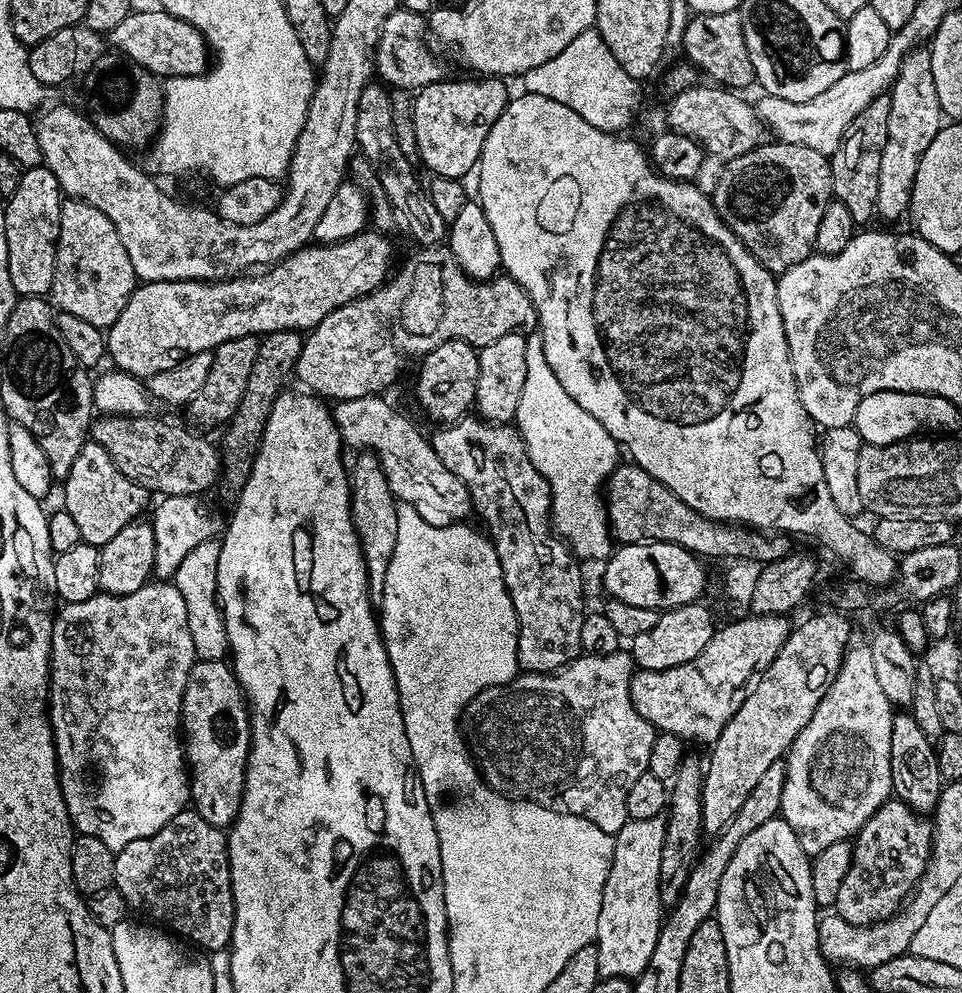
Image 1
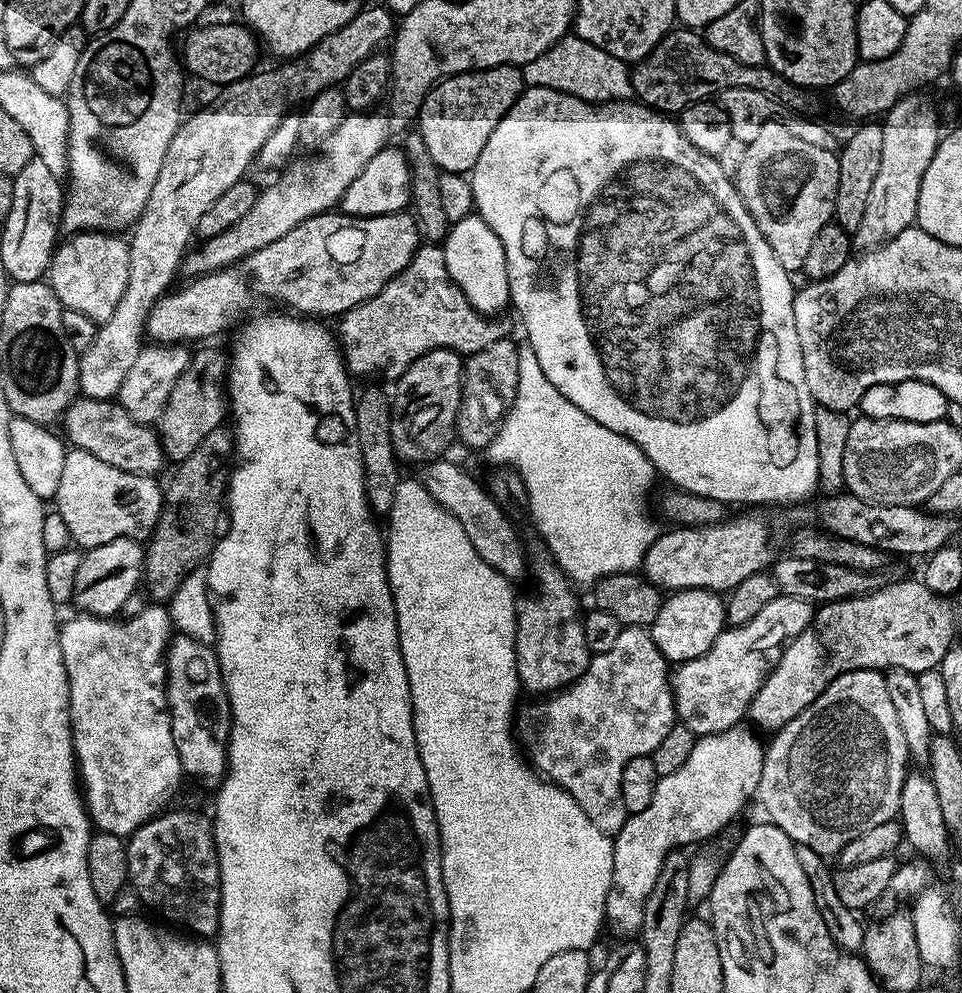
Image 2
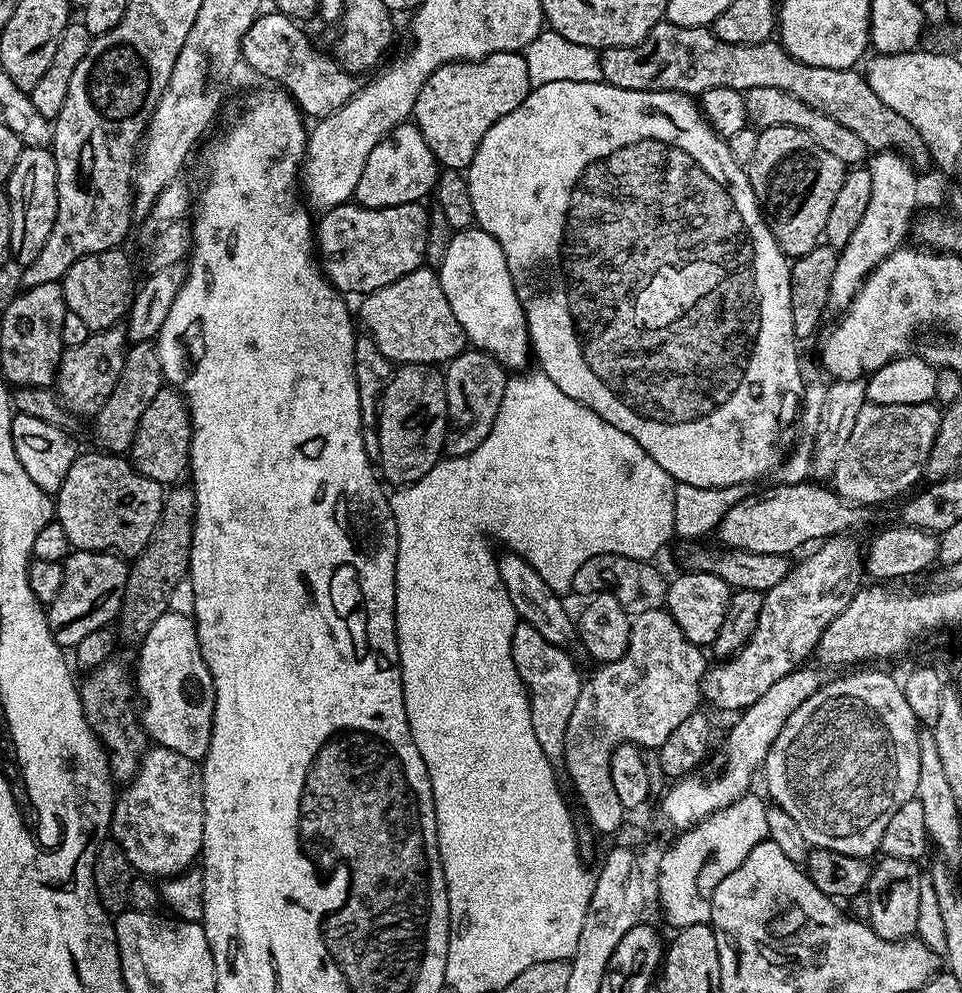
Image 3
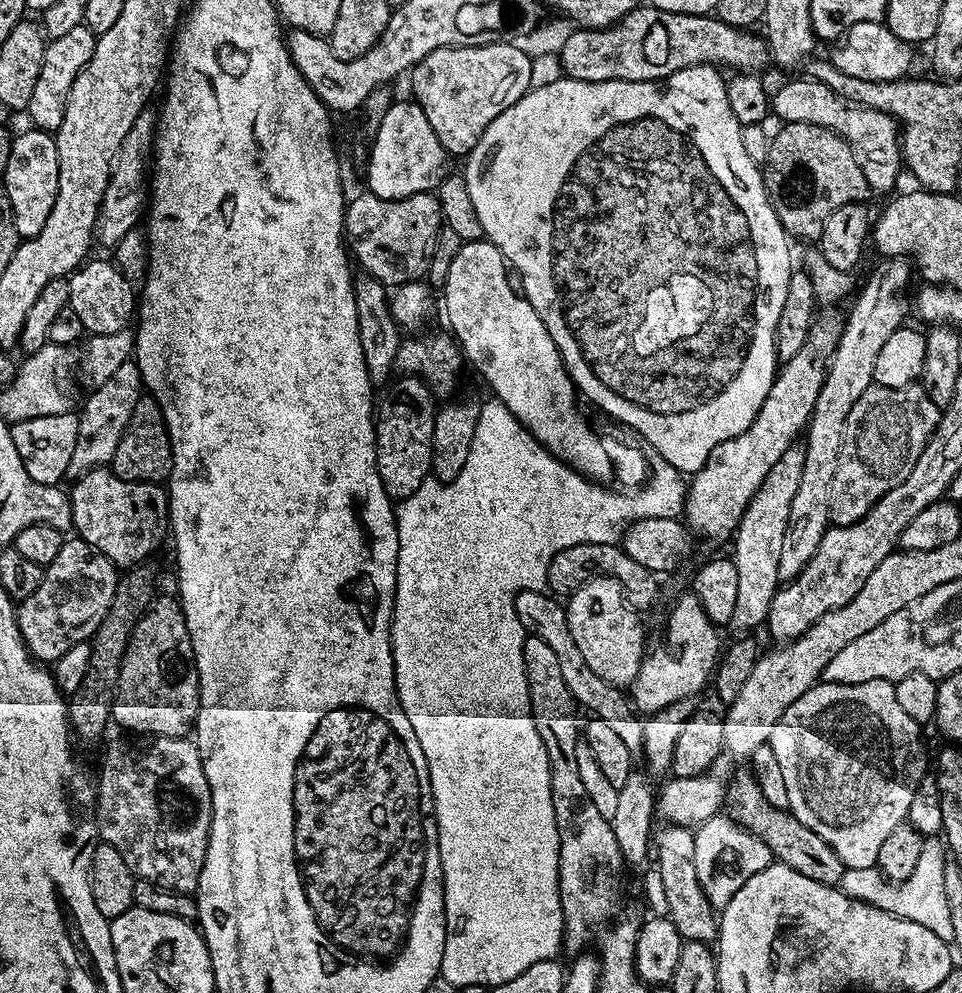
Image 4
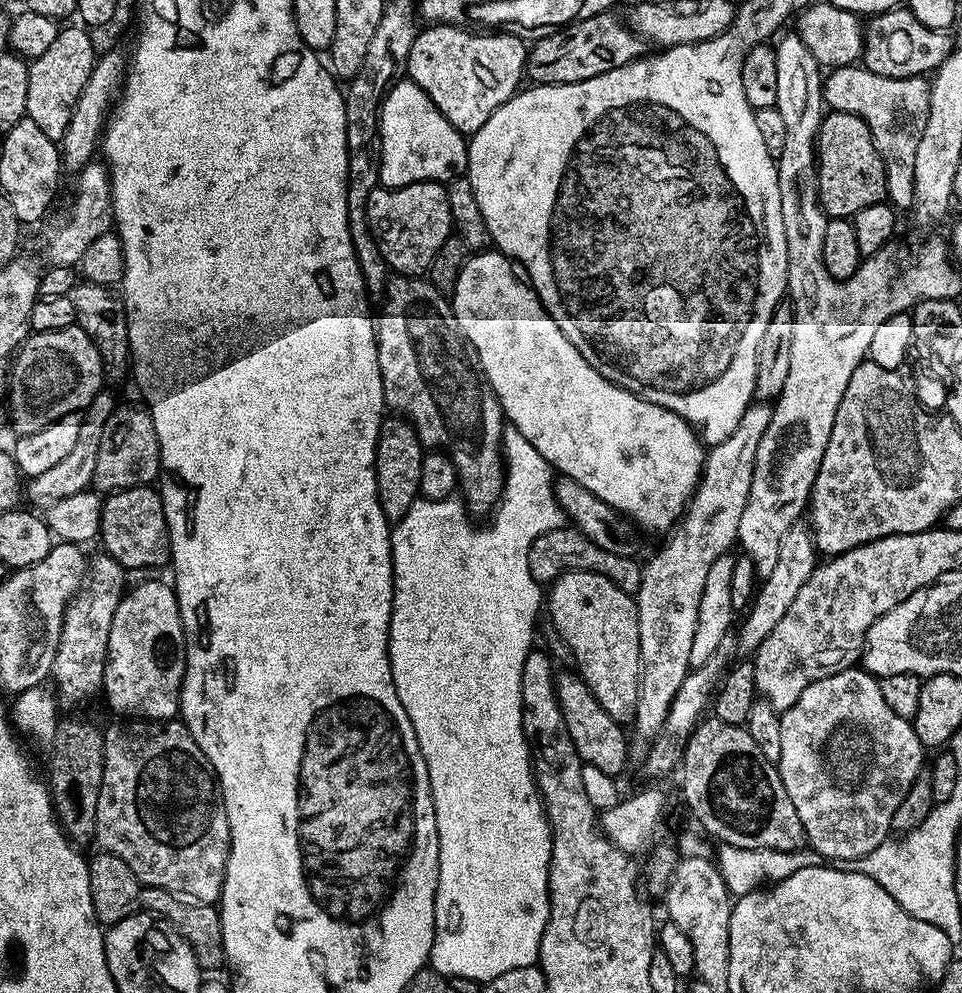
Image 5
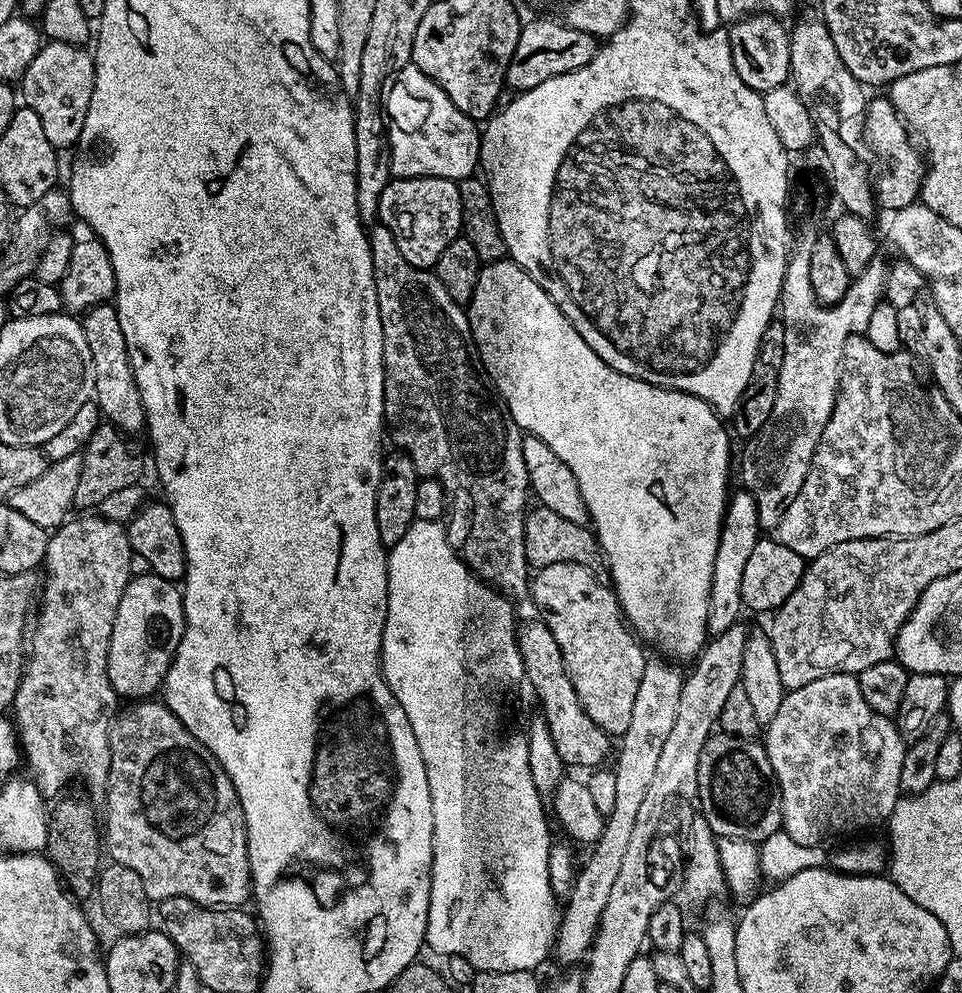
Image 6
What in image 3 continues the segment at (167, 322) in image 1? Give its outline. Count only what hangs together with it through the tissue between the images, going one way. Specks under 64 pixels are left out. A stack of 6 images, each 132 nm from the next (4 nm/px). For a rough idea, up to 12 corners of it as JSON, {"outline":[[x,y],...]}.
{"outline":[[423,203],[327,209],[325,276],[367,294],[425,263]]}

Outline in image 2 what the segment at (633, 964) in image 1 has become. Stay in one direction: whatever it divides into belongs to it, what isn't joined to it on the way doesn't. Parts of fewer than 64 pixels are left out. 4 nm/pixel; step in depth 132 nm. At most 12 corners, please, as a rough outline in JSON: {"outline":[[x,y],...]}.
{"outline":[[751,727],[699,737],[612,841],[604,918],[639,933],[666,854],[759,793]]}

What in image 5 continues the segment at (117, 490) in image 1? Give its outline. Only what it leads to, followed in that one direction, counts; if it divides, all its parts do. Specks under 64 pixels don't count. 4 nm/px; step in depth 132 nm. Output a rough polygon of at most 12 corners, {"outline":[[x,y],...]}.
{"outline":[[155,487],[103,501],[99,543],[124,569],[172,555]]}

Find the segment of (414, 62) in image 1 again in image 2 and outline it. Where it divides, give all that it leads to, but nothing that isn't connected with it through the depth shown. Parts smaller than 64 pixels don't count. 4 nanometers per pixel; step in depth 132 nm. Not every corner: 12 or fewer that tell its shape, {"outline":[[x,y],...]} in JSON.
{"outline":[[364,8],[302,56],[181,119],[80,389],[119,397],[198,218],[301,102],[394,32]]}

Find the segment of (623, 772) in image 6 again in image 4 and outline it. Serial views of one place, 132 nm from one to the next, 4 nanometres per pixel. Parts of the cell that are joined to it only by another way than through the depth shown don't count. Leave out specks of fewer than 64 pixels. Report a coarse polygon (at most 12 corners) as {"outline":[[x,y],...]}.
{"outline":[[841,317],[813,320],[752,425],[691,477],[682,516],[727,541],[807,429]]}

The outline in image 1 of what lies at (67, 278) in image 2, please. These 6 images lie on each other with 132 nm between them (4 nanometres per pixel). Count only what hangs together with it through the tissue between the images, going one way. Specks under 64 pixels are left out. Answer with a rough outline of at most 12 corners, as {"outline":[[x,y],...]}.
{"outline":[[60,205],[51,303],[118,322],[137,287],[98,206]]}

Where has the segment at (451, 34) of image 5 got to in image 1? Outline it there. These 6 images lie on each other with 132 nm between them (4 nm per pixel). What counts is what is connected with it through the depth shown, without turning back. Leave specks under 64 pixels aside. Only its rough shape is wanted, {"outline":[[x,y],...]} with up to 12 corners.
{"outline":[[503,79],[415,93],[418,160],[455,180],[477,167],[508,105]]}

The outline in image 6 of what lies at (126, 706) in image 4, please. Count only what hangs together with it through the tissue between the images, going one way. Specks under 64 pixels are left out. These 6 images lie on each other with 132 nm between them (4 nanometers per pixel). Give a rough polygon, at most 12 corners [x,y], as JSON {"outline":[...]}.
{"outline":[[133,576],[108,651],[117,697],[163,689],[182,642],[185,597]]}

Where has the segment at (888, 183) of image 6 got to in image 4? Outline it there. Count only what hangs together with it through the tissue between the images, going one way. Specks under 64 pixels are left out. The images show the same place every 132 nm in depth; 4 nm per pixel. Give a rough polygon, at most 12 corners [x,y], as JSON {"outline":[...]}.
{"outline":[[784,124],[762,165],[789,237],[819,241],[867,201],[862,166],[822,126]]}

